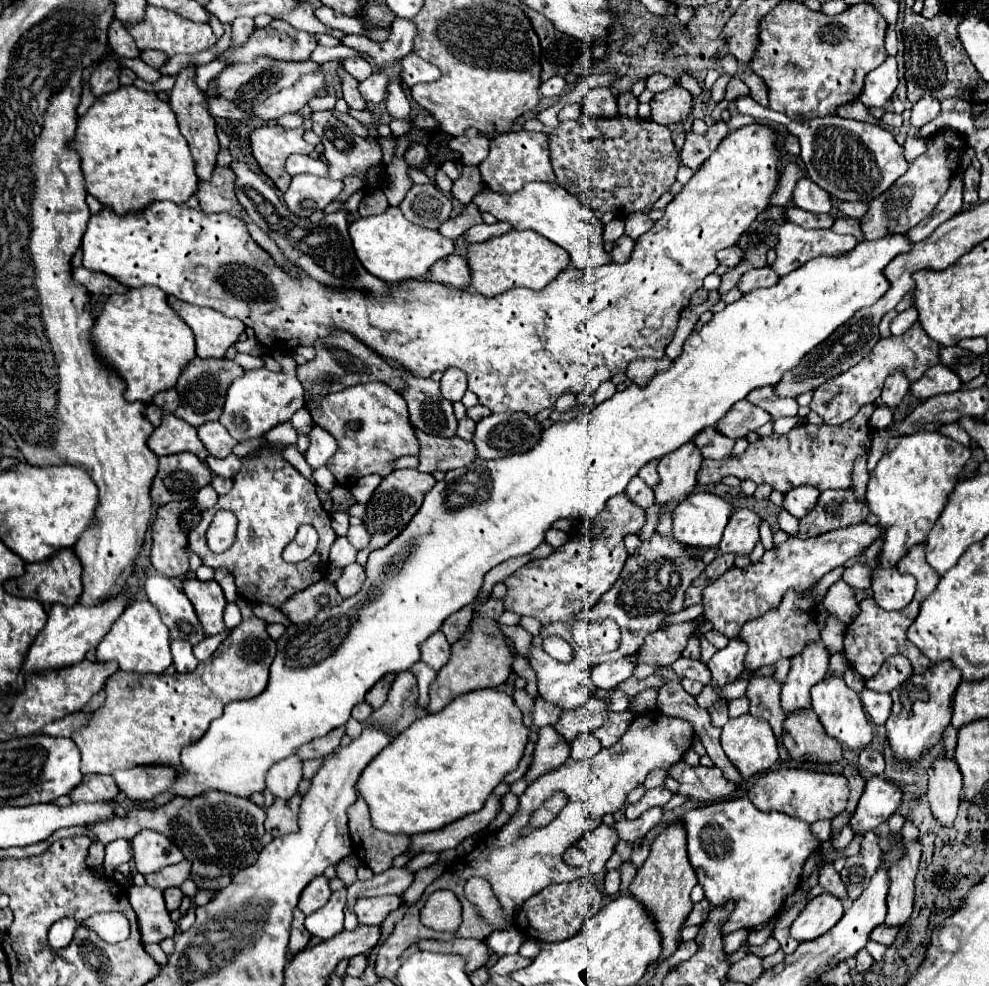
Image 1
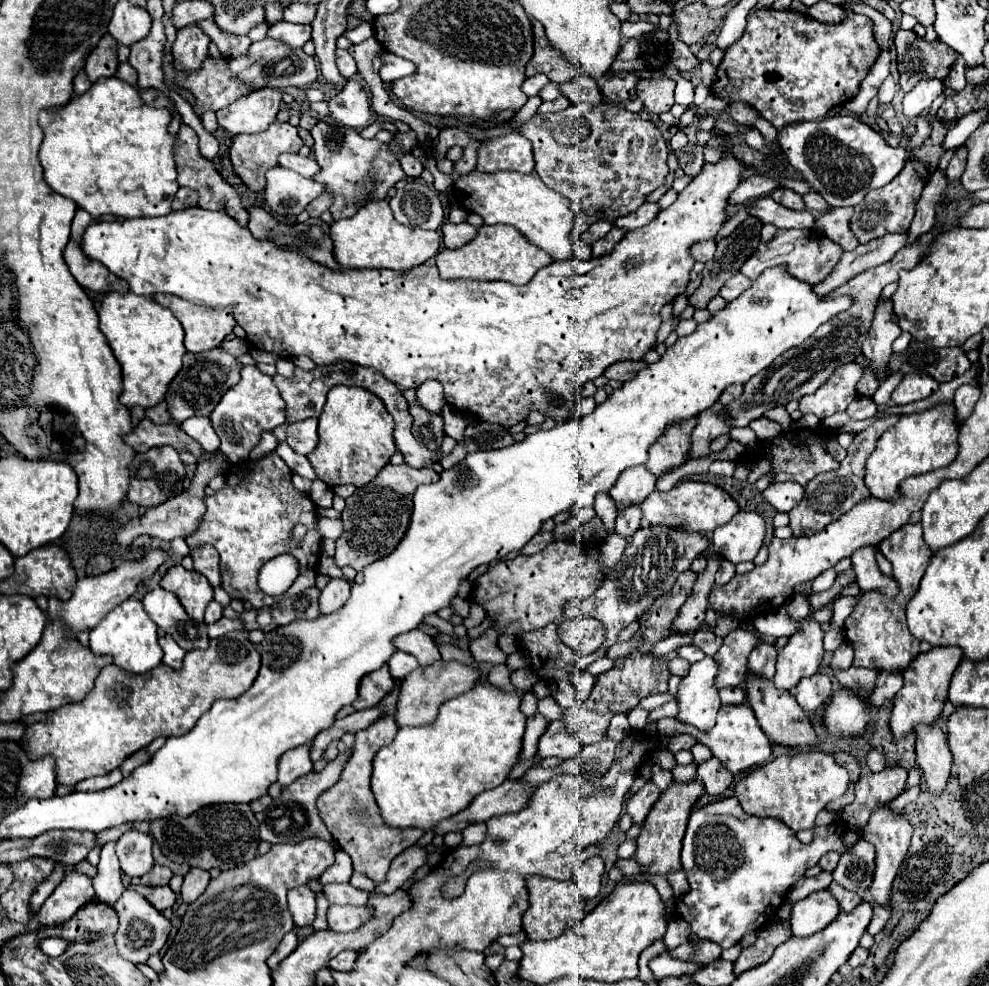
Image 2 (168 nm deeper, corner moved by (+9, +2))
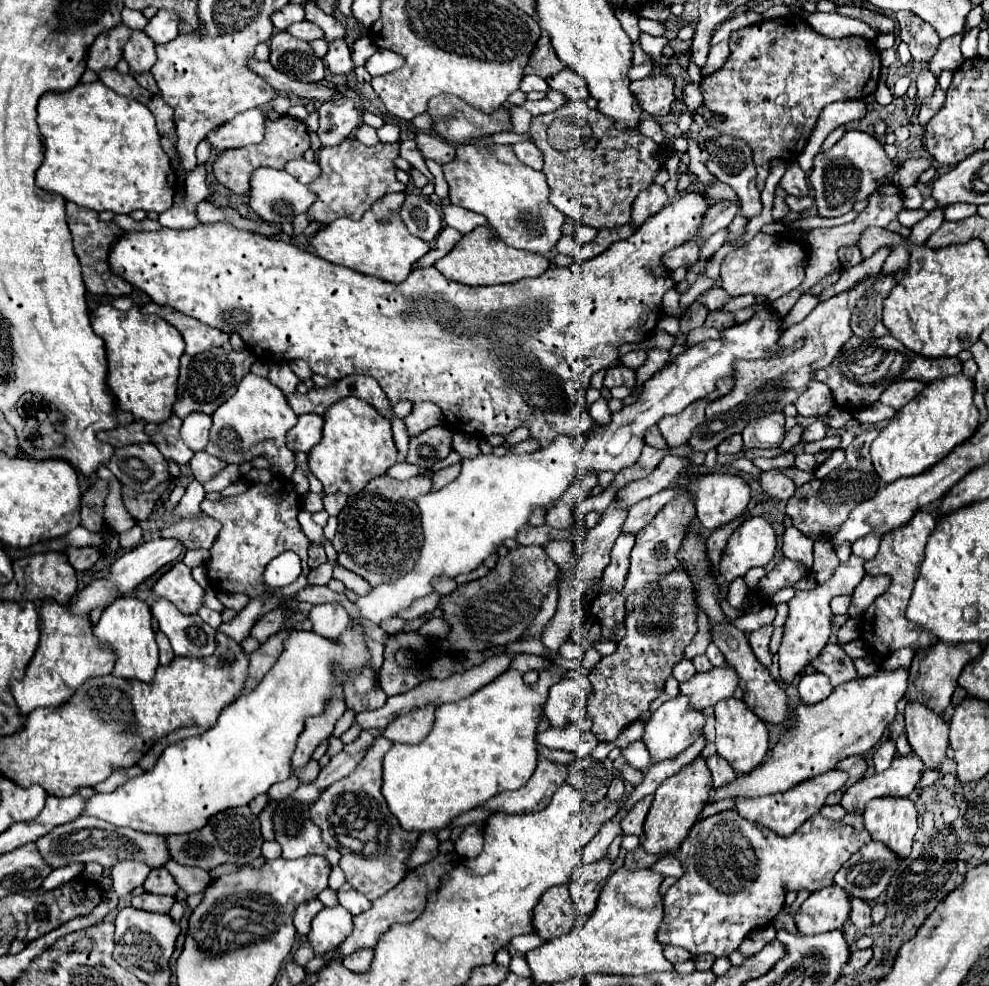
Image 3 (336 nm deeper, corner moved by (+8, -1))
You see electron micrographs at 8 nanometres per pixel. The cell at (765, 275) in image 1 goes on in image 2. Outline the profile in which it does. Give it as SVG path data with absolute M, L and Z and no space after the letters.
M739 272L735 278L729 278L729 280L727 280L727 284L721 288L719 296L729 302L729 300L741 296L751 284L753 284L753 280L747 280L747 276L743 276L743 274Z

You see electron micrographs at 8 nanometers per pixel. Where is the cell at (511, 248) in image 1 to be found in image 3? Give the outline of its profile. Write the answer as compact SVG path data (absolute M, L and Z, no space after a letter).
M476 227L470 233L464 233L456 247L436 263L436 269L450 281L464 285L498 285L512 283L526 277L538 277L550 267L550 261L544 255L528 253L508 247L502 239L496 239L486 227Z

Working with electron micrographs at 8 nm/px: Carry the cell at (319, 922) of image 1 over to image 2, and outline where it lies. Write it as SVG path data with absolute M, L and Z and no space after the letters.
M327 884L323 886L323 894L327 898L327 902L333 904L365 904L369 894L363 890L353 888L351 884Z

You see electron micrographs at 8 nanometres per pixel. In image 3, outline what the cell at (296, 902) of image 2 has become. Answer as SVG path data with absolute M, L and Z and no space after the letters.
M318 899L298 905L298 909L296 909L296 913L294 913L294 925L296 925L296 929L298 929L300 935L308 935L312 919L314 919L322 909L324 909L324 905L322 905Z

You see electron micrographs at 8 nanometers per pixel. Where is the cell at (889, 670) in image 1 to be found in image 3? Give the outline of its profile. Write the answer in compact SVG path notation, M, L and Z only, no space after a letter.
M828 643L824 647L824 651L820 651L820 655L810 665L816 671L828 675L828 679L830 679L830 683L834 687L838 687L840 683L846 683L846 681L852 681L852 679L858 677L852 659L836 643Z

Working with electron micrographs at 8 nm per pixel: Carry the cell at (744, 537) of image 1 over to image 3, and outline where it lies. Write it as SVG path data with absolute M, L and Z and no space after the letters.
M748 517L728 539L718 573L726 583L744 577L752 567L766 567L776 551L774 527L764 517Z

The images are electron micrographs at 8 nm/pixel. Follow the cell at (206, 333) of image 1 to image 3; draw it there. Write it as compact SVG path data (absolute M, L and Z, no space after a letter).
M148 303L142 307L142 313L154 313L158 317L162 317L164 321L168 321L170 325L174 325L180 335L186 341L186 353L188 355L198 355L202 351L208 351L212 347L222 347L222 343L226 343L230 339L228 333L222 333L214 327L208 327L168 305L156 305L156 303Z

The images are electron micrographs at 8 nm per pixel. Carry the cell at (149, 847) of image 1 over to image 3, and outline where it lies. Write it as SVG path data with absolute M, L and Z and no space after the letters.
M120 861L112 867L112 881L114 881L114 891L122 899L126 897L134 887L140 887L150 873L150 867L138 861Z

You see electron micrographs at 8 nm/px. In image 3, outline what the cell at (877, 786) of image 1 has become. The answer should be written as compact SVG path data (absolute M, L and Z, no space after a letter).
M914 751L908 755L896 755L892 765L870 777L862 777L856 781L842 797L842 807L848 813L864 813L864 805L876 797L906 797L914 791L920 781L924 763L918 759Z

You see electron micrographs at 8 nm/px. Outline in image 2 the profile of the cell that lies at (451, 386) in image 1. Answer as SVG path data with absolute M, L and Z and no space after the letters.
M437 380L423 382L417 388L417 400L429 412L441 412L441 408L445 406L445 400L443 400L443 384L439 384Z

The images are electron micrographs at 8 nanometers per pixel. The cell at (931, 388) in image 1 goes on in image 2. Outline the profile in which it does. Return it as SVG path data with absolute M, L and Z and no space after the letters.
M917 372L915 374L905 374L901 384L891 394L891 400L895 404L909 404L909 402L931 396L937 388L939 388L937 380L933 380L927 374L917 374Z

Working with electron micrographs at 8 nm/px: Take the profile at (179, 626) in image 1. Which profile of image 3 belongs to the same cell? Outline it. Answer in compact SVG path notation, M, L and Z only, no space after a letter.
M158 599L152 605L160 631L170 639L170 645L180 657L210 657L216 649L216 629L204 623L198 615L180 613L170 601Z

